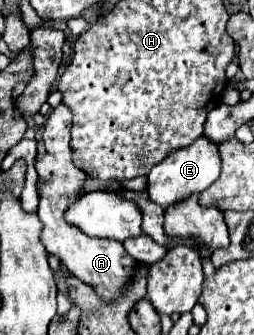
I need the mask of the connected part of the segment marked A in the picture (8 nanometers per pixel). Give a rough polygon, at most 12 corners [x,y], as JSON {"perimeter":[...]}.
{"perimeter":[[65,105],[43,127],[41,241],[71,275],[115,299],[137,261],[65,221],[87,175],[73,165]]}

